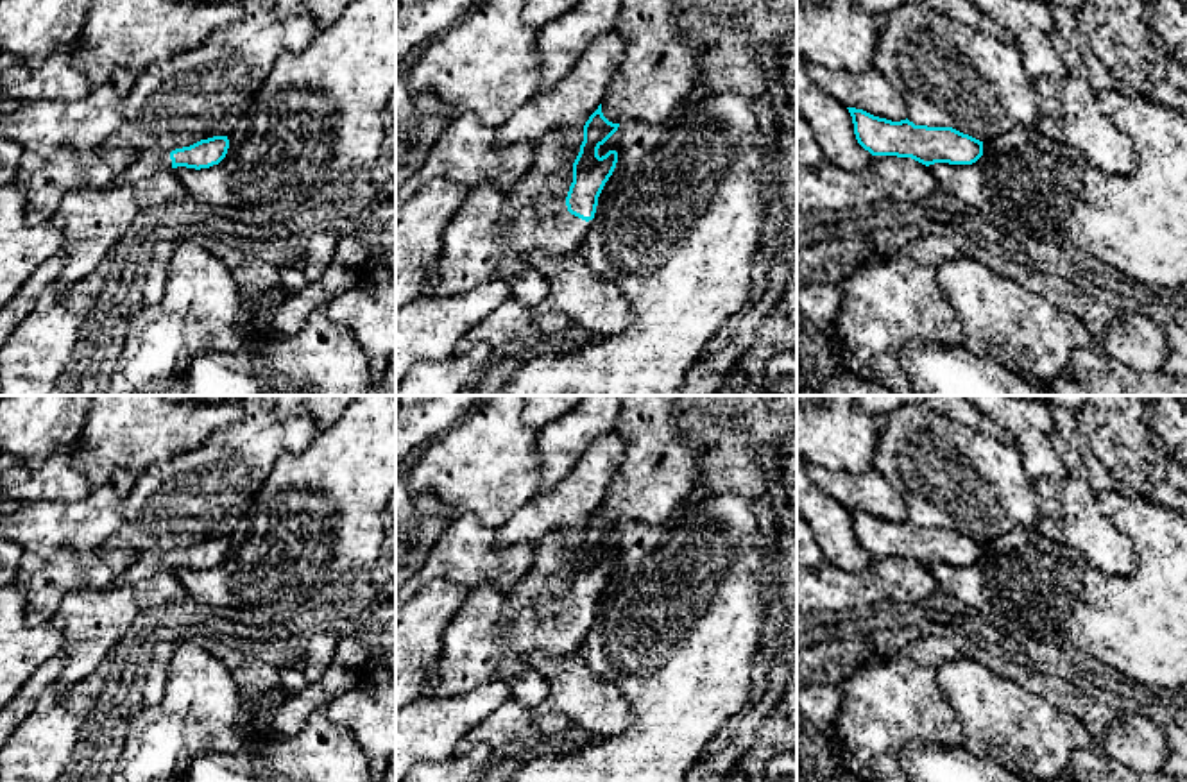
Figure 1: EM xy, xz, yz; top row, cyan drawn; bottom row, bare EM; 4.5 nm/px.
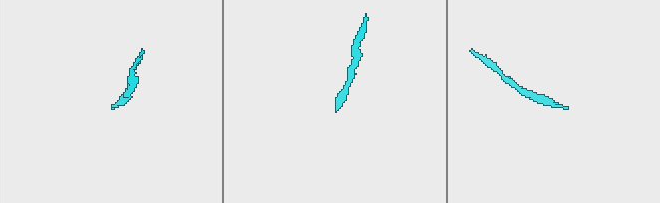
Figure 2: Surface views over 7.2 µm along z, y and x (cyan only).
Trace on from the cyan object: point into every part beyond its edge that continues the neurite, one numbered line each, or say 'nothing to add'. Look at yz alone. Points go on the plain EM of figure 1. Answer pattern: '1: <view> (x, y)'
nothing to add

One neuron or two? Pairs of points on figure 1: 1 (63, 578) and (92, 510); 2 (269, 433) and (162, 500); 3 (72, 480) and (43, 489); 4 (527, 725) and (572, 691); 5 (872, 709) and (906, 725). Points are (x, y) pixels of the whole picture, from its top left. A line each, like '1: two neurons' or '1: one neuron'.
1: two neurons
2: one neuron
3: one neuron
4: two neurons
5: one neuron

